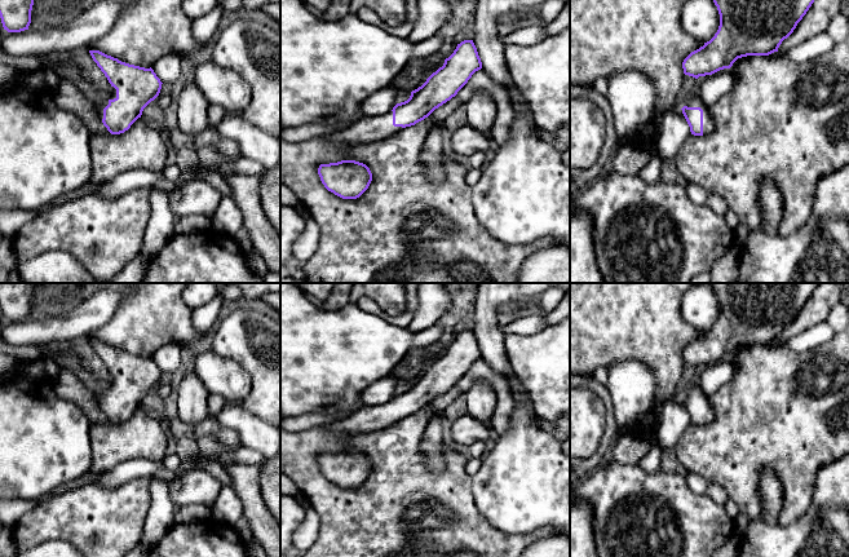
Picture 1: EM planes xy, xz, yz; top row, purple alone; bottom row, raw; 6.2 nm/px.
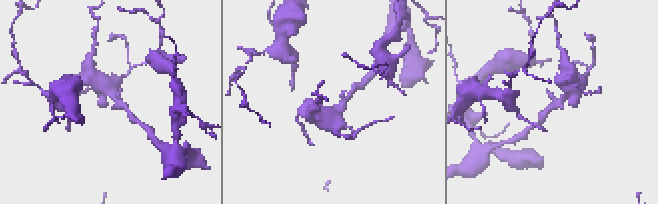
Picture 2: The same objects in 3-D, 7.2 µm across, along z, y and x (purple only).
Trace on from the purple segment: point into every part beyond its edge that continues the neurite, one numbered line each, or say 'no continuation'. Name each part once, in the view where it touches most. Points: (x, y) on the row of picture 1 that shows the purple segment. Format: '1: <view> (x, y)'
1: yz (708, 124)

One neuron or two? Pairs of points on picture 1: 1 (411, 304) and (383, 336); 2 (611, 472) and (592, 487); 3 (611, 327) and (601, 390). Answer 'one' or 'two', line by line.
1: two
2: one
3: two

